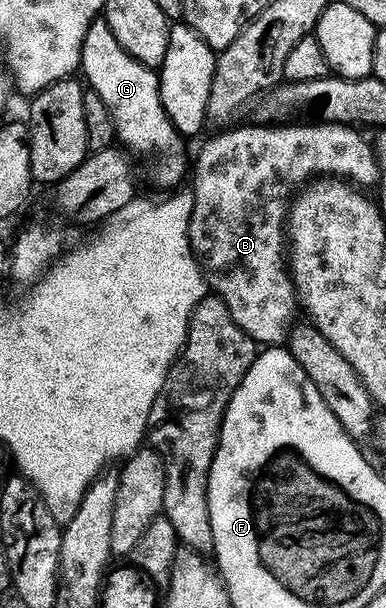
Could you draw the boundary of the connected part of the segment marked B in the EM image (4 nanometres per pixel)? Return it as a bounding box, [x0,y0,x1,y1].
[188,123,361,347]

